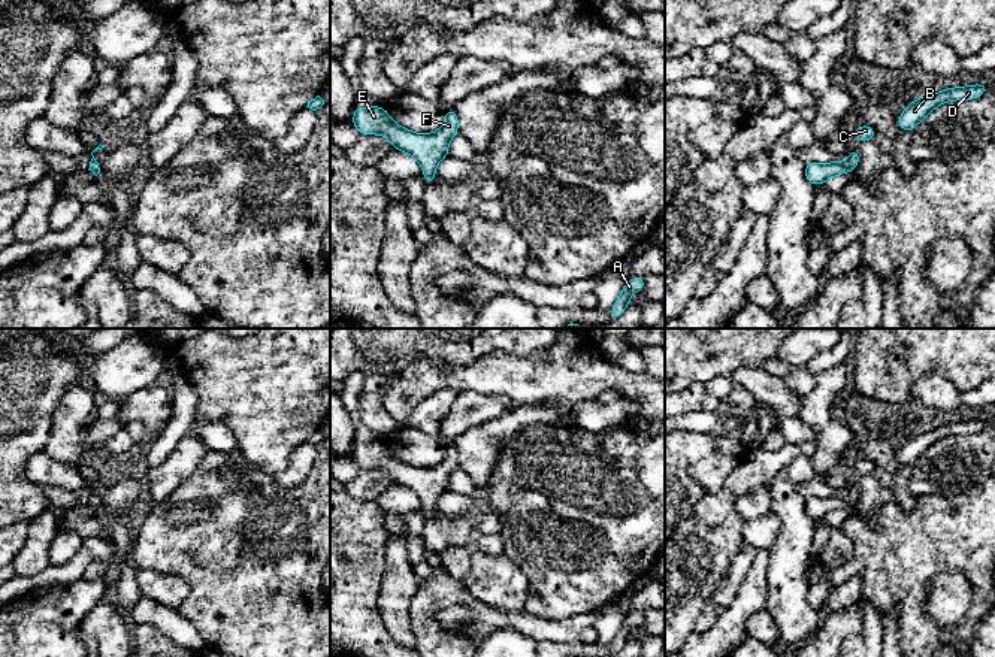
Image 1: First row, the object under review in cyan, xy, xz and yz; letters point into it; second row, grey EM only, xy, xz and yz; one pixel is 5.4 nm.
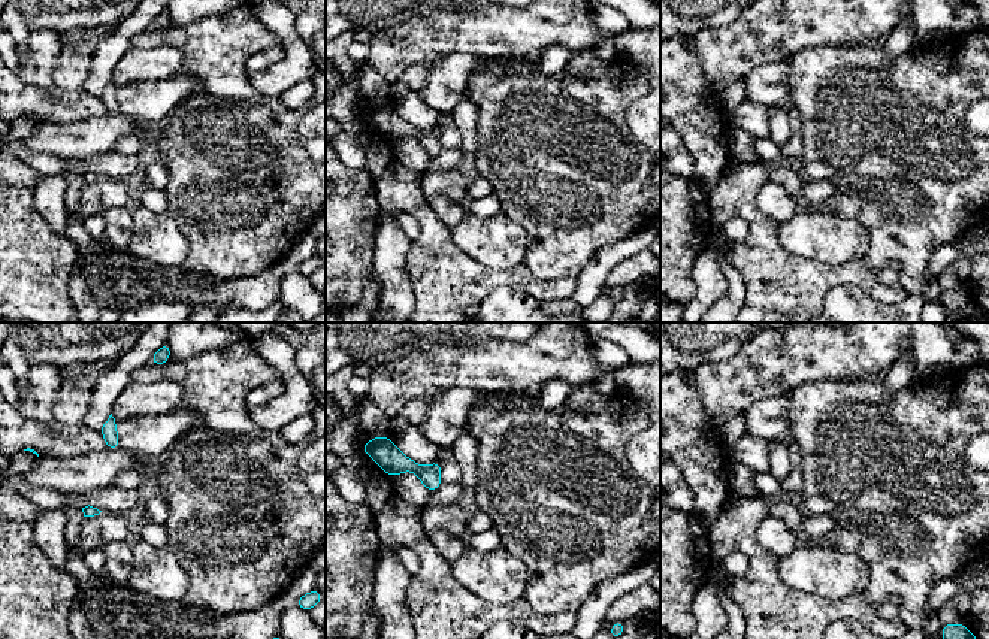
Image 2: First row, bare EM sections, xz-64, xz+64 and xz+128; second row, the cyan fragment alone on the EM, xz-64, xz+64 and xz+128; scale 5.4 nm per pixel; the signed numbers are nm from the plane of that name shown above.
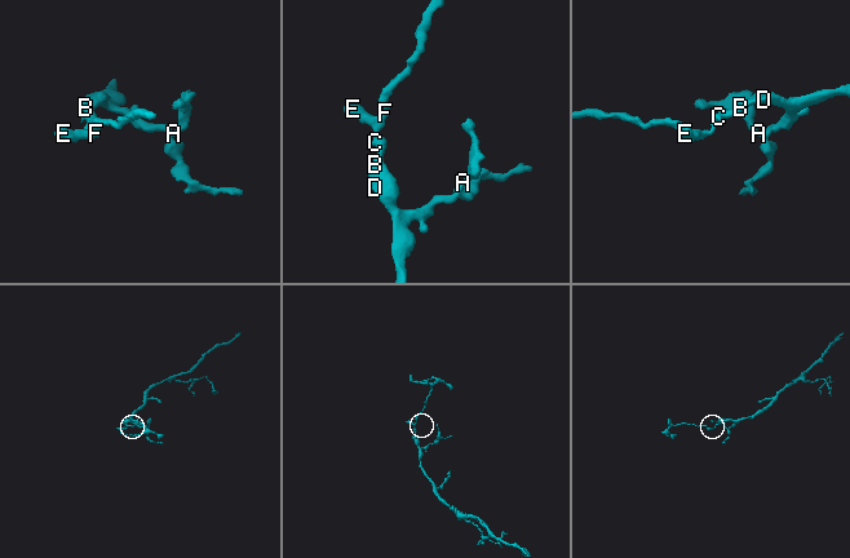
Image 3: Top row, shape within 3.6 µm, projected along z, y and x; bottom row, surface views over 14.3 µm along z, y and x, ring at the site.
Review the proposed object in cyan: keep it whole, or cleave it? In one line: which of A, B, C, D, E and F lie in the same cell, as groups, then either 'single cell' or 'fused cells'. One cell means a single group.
groups A B C D E F; single cell

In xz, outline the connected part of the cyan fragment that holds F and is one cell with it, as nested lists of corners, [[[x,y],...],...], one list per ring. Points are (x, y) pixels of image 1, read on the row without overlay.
[[[381,440],[356,442],[351,458],[360,469],[382,469],[396,485],[411,488],[424,506],[423,512],[426,520],[436,515],[436,500],[448,490],[450,475],[459,467],[457,448],[454,443],[445,445],[444,460],[430,469],[420,469],[399,461]]]

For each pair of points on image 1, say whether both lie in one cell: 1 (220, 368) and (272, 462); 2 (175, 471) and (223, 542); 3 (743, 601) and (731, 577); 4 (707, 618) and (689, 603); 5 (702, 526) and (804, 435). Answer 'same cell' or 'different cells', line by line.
1: same cell
2: different cells
3: different cells
4: different cells
5: different cells

